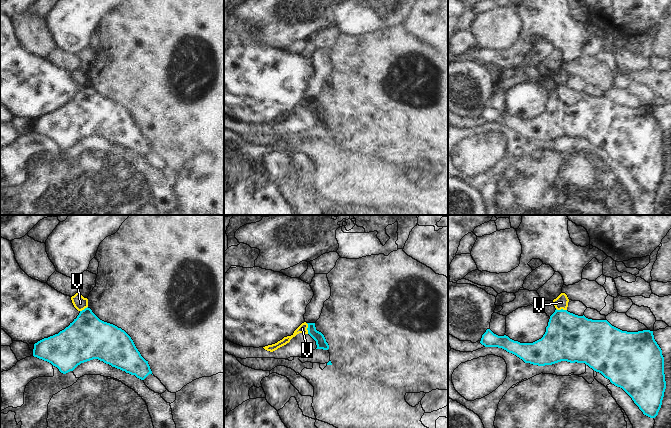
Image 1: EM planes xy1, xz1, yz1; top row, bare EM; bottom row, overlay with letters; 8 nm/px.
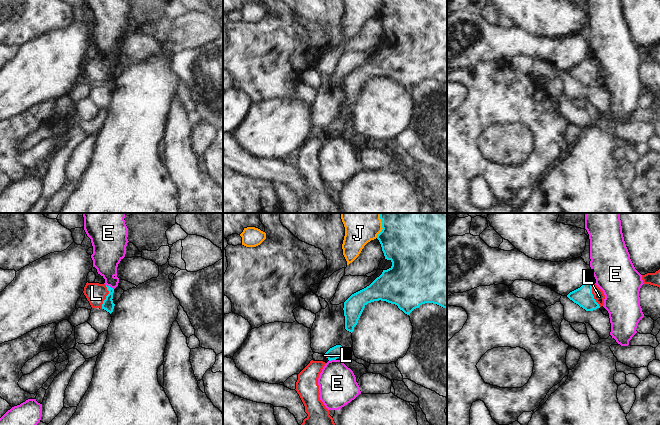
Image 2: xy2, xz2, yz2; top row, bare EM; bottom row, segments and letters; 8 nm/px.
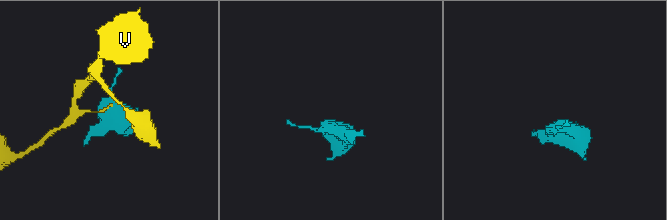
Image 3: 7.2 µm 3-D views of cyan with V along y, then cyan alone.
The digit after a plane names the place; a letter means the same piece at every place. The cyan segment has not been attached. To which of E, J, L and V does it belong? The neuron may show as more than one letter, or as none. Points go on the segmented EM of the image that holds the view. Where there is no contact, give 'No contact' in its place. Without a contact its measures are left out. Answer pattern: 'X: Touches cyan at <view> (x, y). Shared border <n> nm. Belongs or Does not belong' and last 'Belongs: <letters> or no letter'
E: Touches cyan at xy2 (109, 286). Shared border 80 nm. Does not belong
J: Touches cyan at xz2 (382, 225). Shared border 200 nm. Does not belong
L: Touches cyan at xy2 (106, 297). Shared border 200 nm. Belongs
V: Touches cyan at xz1 (307, 328). Shared border 90 nm. Does not belong
Belongs: L.

